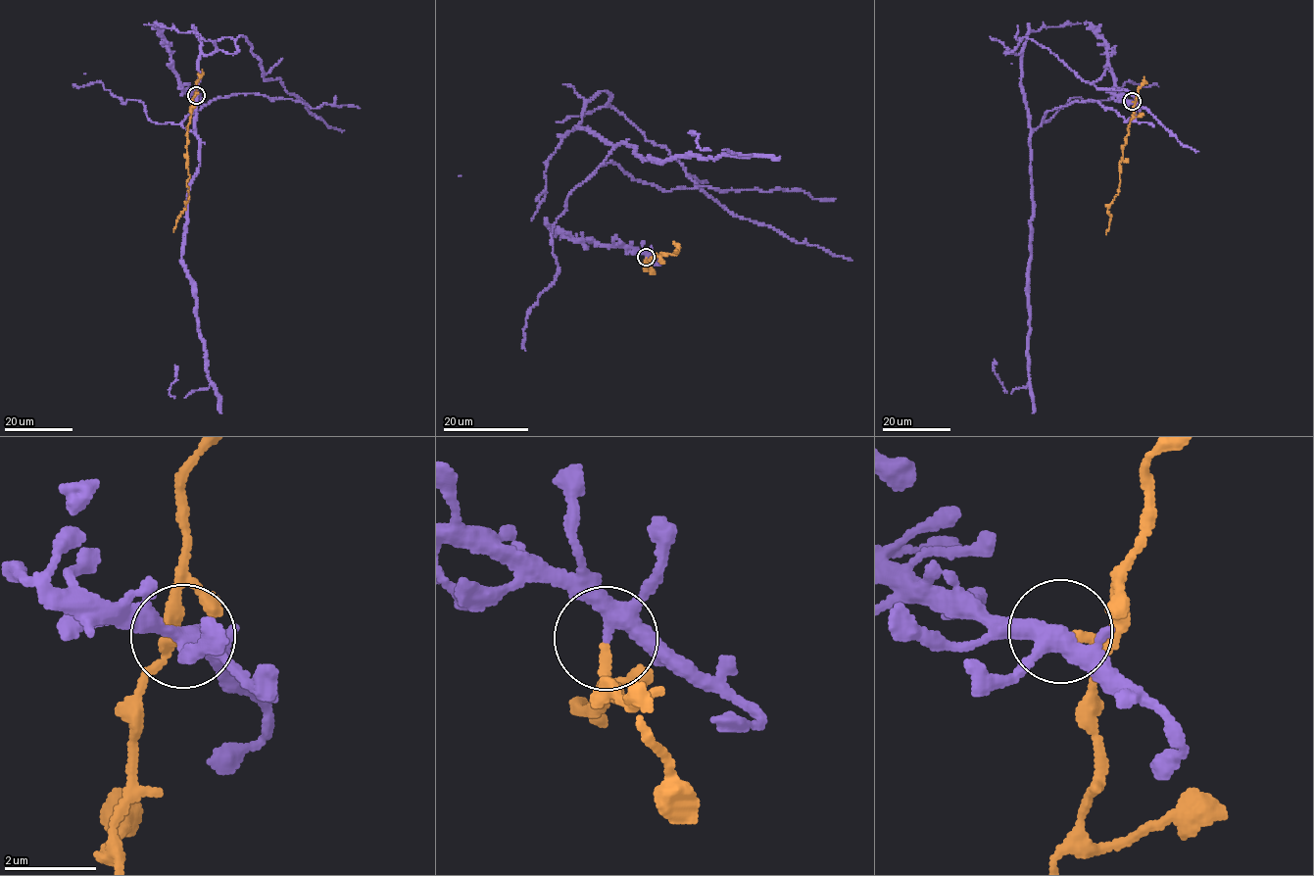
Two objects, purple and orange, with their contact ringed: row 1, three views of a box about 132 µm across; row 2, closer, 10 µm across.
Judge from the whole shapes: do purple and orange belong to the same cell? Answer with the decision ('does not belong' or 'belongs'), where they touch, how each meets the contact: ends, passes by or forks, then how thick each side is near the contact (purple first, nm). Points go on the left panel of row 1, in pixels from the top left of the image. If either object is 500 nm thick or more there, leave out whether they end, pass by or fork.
does not belong; at (196, 95); purple forks there; orange passes by; 320 nm thick on the purple side, 130 nm on the other

